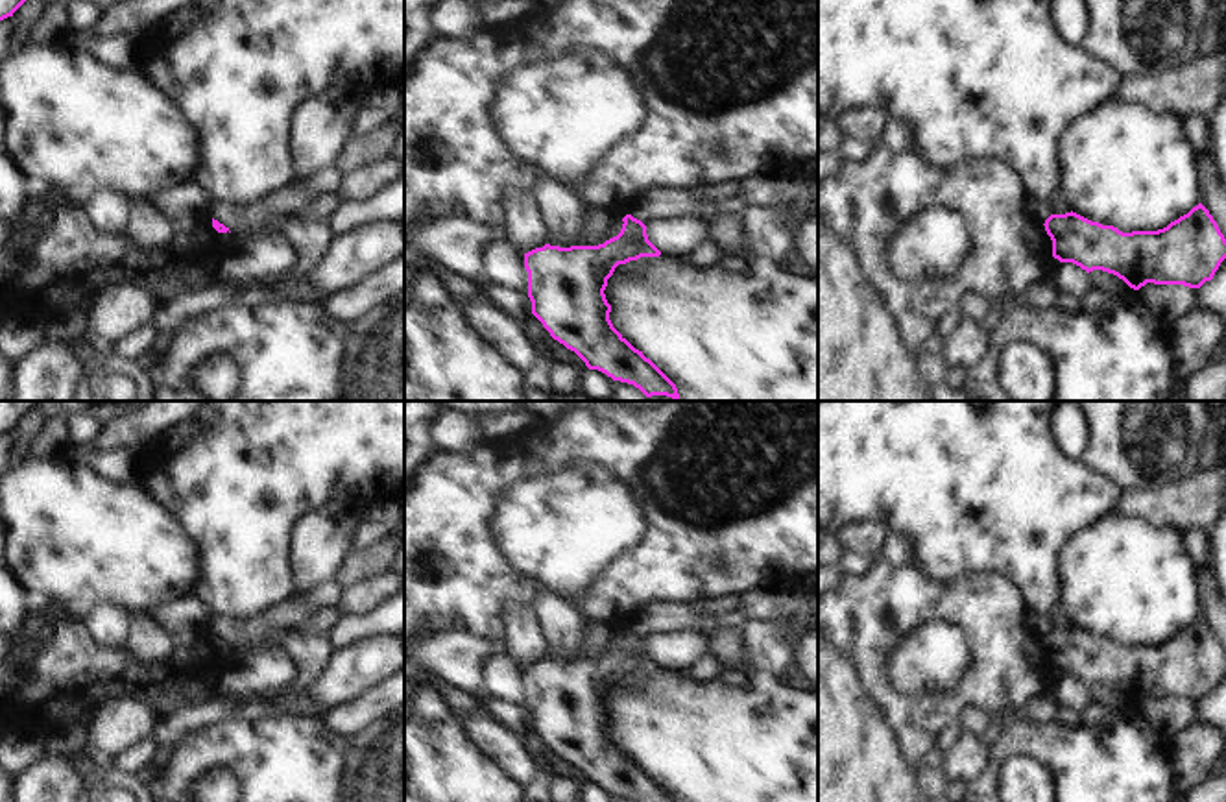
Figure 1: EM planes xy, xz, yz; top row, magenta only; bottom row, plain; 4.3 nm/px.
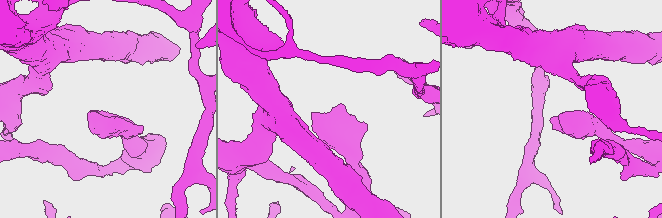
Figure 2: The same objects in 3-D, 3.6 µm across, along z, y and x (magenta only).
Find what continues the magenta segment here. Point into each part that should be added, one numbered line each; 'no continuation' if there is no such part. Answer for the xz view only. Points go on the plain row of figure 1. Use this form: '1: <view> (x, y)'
no continuation

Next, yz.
no continuation

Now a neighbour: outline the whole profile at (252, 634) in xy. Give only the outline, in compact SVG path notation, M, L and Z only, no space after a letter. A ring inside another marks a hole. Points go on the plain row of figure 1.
M334 580L310 593L297 593L290 602L251 619L214 617L210 632L223 638L238 652L255 652L264 649L271 639L282 638L290 630L303 626L323 608L343 602L347 588Z

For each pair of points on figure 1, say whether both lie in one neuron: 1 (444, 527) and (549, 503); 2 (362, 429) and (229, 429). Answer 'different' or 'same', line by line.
1: different
2: same

